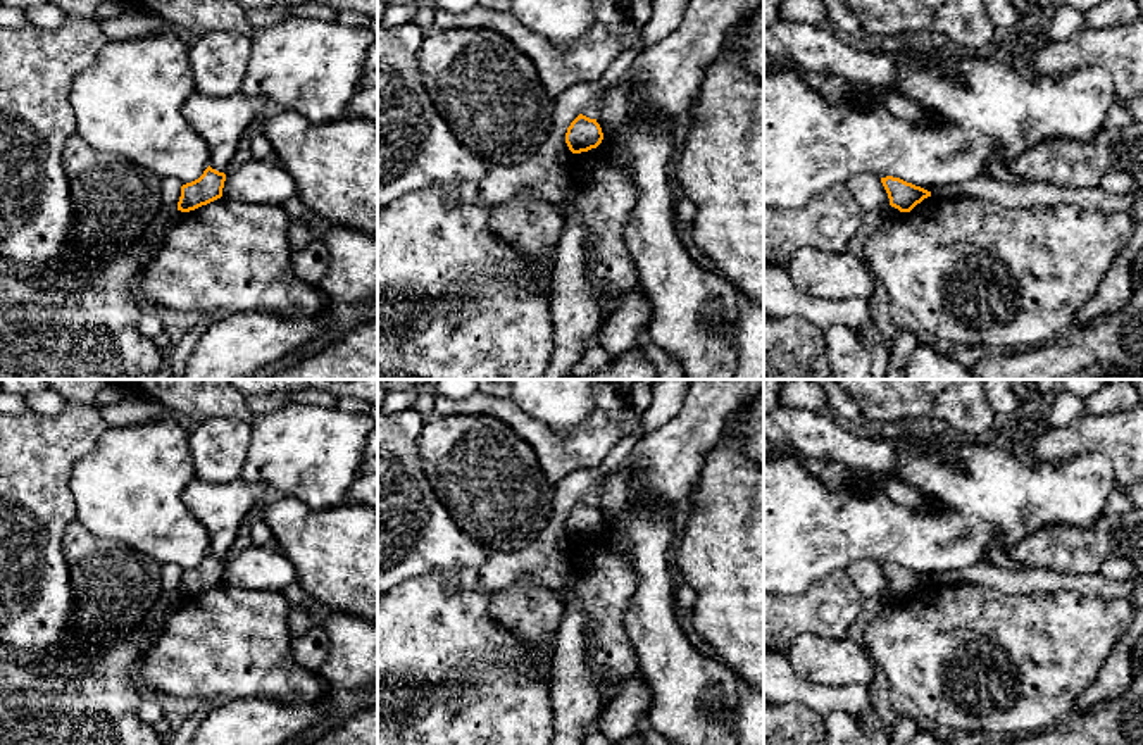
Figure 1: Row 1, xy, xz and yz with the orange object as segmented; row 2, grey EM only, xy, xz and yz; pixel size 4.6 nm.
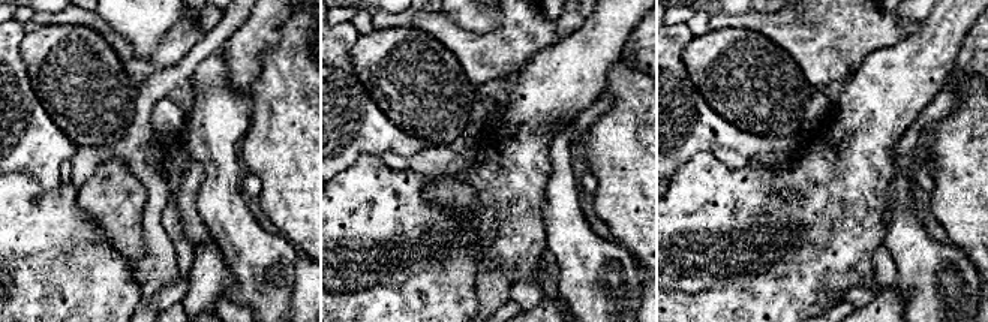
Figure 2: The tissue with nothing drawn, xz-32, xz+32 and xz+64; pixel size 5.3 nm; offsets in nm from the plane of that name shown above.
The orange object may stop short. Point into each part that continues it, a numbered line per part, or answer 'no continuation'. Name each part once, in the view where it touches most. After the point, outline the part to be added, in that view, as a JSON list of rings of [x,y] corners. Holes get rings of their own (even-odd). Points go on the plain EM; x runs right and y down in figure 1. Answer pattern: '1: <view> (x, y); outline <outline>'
no continuation

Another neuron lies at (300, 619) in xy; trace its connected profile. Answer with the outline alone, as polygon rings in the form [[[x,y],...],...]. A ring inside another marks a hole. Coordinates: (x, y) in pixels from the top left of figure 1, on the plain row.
[[[302,605],[291,607],[290,617],[288,617],[288,628],[290,628],[291,638],[305,635],[317,621],[319,619],[312,610]]]

